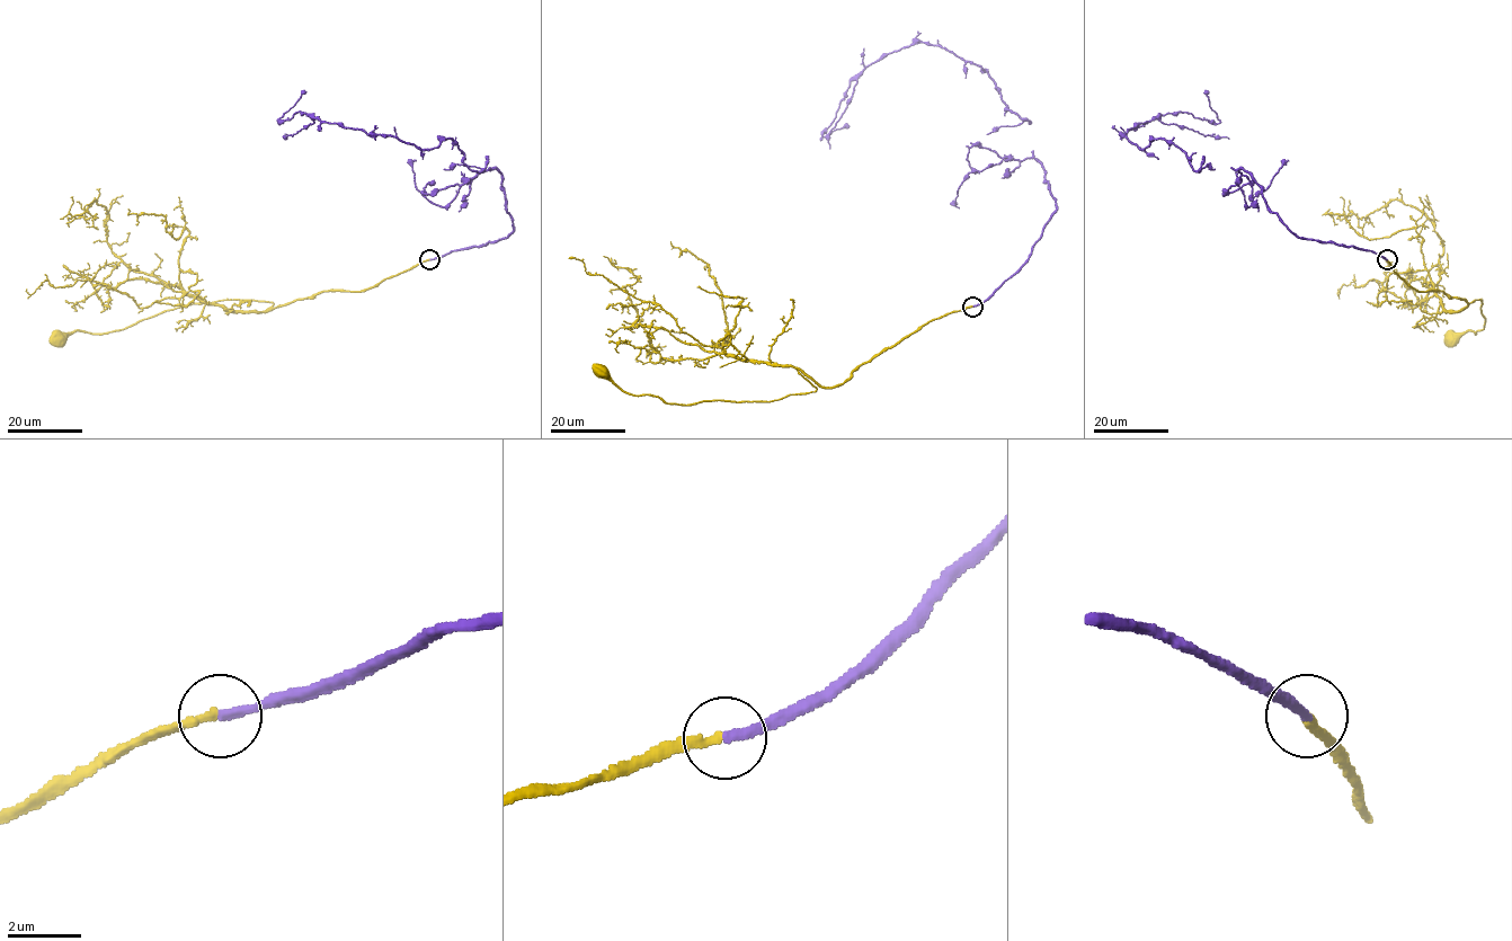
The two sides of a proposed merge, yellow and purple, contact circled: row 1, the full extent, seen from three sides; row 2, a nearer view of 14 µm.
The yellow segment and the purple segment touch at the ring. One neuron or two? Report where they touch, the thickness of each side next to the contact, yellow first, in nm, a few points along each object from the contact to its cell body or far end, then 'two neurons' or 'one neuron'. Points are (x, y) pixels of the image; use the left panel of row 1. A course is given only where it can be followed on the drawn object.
at (429, 259); 240 nm thick on the yellow side, 280 nm on the other; yellow runs (429, 259), (363, 290), (320, 292), (265, 311), (272, 302), (198, 302), (112, 333), (72, 331), (59, 337); purple runs (430, 259), (513, 229), (501, 175), (439, 189), (444, 169), (481, 169), (452, 139), (279, 123), (303, 89); one neuron

